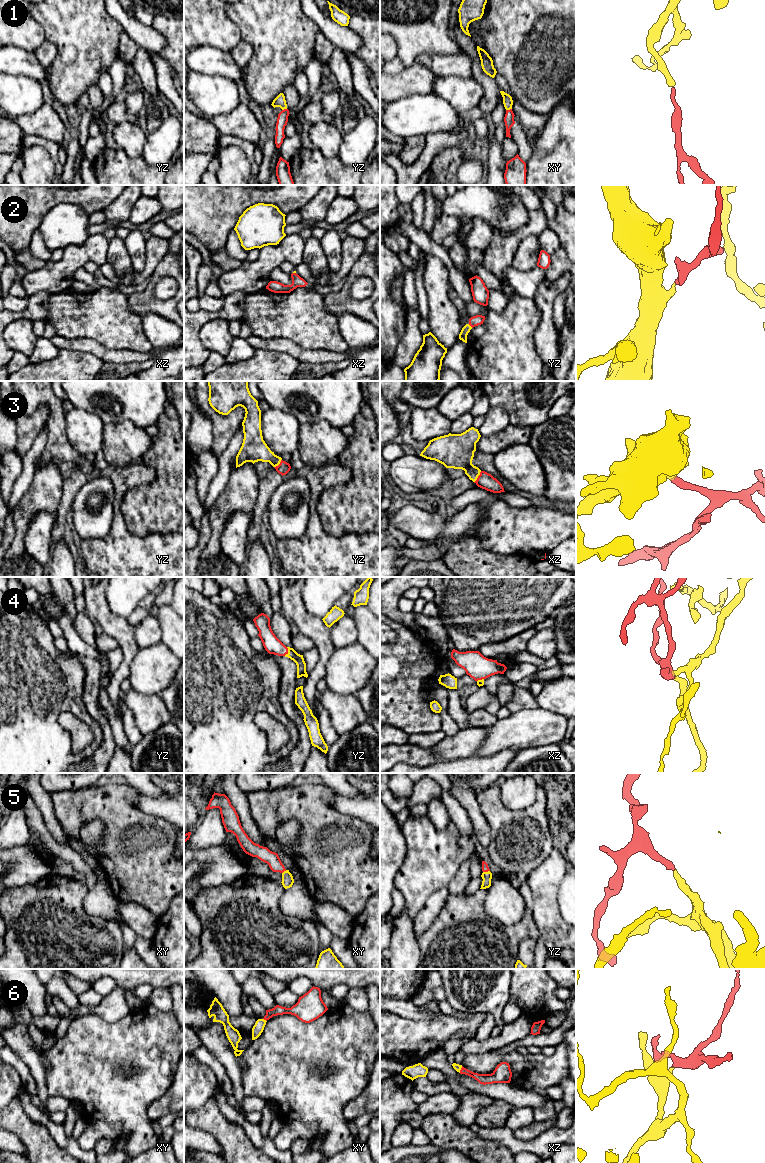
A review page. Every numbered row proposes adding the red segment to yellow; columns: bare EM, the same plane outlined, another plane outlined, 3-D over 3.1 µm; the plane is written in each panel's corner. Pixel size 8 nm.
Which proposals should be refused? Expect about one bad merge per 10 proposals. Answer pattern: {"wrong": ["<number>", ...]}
{"wrong": []}

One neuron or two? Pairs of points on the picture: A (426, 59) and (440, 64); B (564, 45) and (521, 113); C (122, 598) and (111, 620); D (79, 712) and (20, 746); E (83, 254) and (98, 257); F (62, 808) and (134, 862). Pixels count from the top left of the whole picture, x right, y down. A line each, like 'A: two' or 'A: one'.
A: one
B: two
C: two
D: one
E: one
F: one

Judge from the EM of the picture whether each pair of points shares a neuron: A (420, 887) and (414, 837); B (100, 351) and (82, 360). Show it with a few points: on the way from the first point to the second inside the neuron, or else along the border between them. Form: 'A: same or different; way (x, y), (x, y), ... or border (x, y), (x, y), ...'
A: same; way (420, 875), (420, 849)
B: different; border (69, 349), (89, 352), (104, 362)

